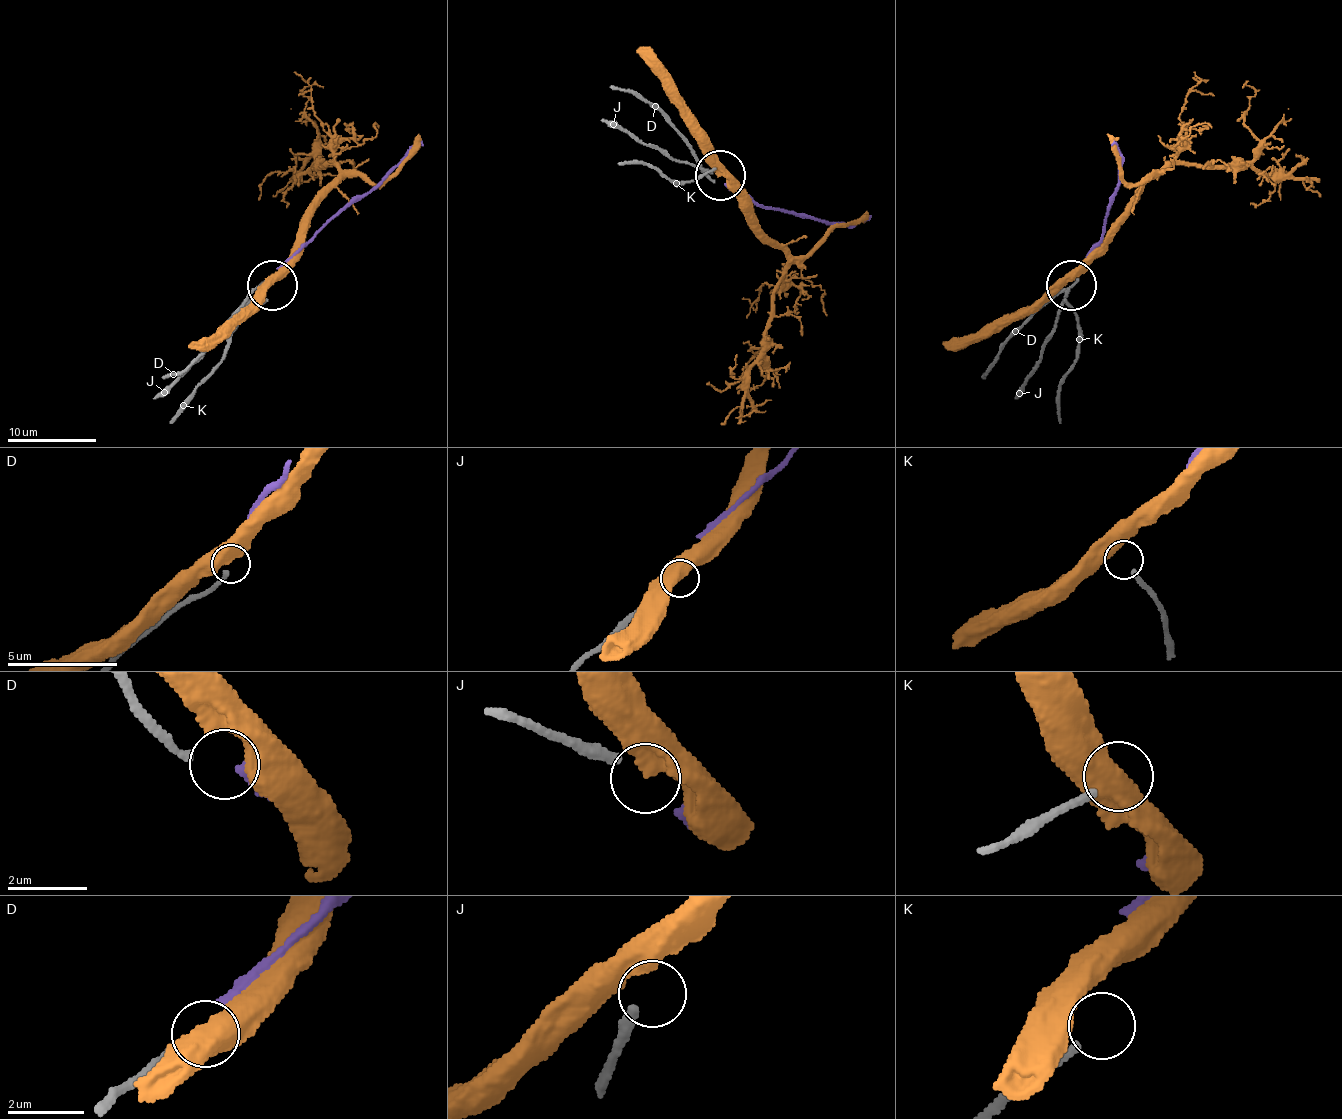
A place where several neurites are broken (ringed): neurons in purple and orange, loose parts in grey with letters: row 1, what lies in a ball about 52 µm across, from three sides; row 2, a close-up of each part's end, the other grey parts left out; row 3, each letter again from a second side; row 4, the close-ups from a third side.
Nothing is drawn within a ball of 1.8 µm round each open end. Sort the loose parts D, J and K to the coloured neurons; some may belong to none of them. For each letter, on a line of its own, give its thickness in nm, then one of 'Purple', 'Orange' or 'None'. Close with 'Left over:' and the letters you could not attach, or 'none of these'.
D: Thickness 170 nm. None
J: Thickness 240 nm. None
K: Thickness 200 nm. None
Left over: D, J, K

